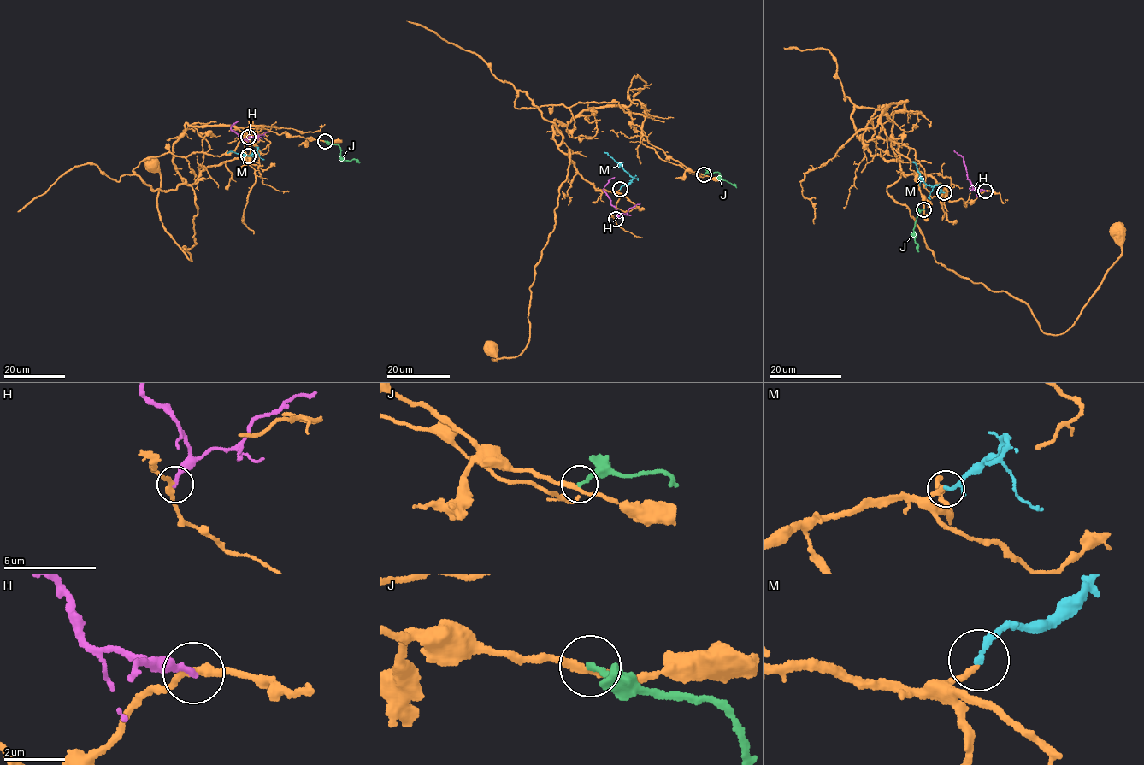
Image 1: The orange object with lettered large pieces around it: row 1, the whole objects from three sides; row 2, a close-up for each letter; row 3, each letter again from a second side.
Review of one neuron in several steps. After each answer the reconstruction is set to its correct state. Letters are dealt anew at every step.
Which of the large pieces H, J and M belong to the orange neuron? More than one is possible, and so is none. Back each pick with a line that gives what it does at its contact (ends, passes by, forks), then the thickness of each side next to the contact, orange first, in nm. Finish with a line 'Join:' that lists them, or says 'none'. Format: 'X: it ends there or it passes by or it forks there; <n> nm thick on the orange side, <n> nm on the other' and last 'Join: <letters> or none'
M: it ends there; 190 nm thick on the orange side, 180 nm on the other
Join: M

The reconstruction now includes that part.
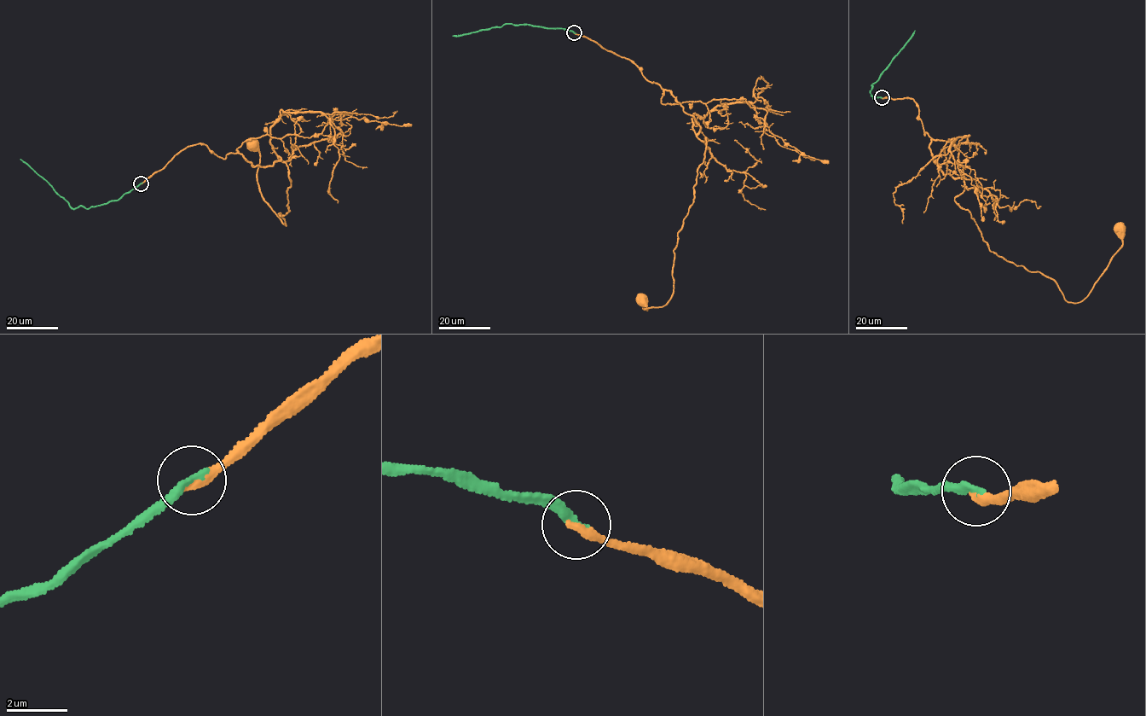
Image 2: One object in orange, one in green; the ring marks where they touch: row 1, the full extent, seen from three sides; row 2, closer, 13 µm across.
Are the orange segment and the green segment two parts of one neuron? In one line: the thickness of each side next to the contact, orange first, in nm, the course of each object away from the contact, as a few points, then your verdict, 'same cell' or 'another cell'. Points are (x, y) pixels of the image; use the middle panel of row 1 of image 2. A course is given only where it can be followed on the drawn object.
calibres 320 and 320 nm; course orange (574, 32), (633, 61), (706, 137), (674, 250), (669, 300), (646, 310), (641, 299); course green (574, 32), (558, 28), (506, 23), (452, 36); same cell

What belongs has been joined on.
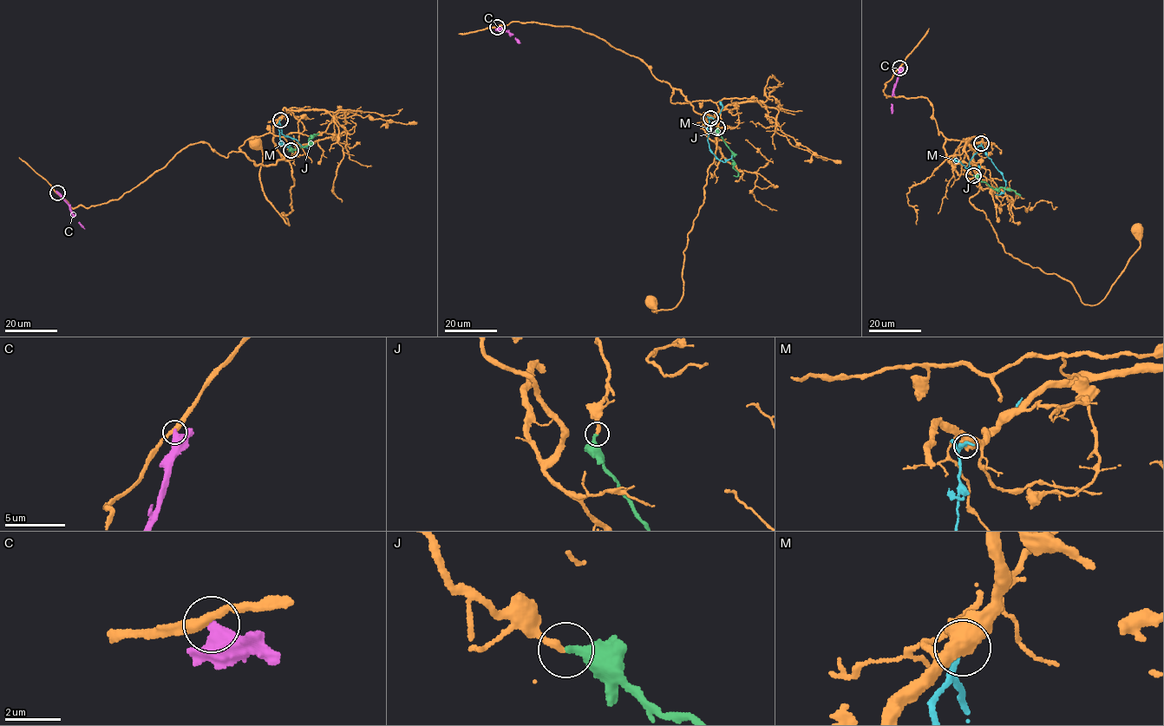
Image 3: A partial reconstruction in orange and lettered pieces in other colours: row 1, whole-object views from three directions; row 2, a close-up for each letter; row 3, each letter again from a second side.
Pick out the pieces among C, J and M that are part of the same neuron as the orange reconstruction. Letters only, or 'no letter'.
J

